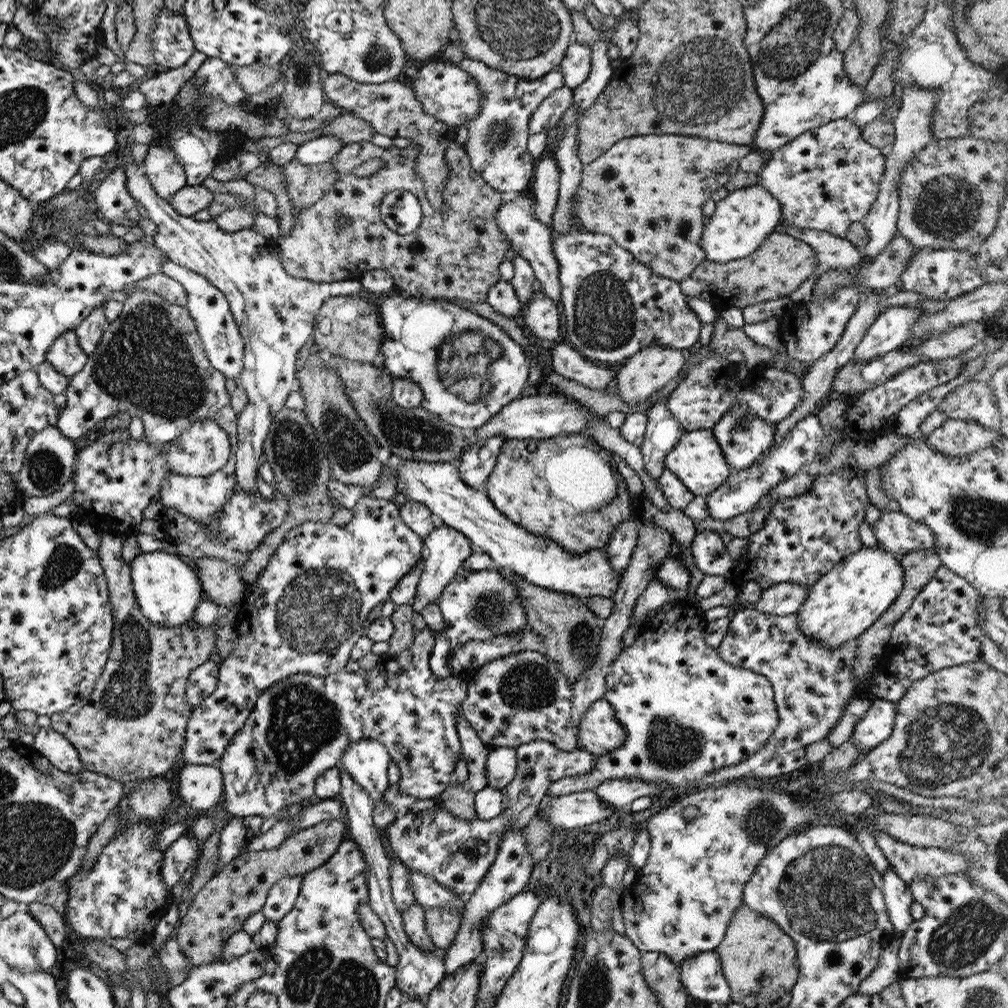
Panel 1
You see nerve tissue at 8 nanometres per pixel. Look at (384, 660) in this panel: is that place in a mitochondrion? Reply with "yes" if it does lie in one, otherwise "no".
no

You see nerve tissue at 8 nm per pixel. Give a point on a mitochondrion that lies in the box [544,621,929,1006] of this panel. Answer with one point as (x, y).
(828, 892)

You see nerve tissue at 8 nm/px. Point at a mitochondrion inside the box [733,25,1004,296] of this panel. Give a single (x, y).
(948, 208)

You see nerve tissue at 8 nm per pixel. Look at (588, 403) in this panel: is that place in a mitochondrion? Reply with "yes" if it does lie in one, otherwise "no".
no

